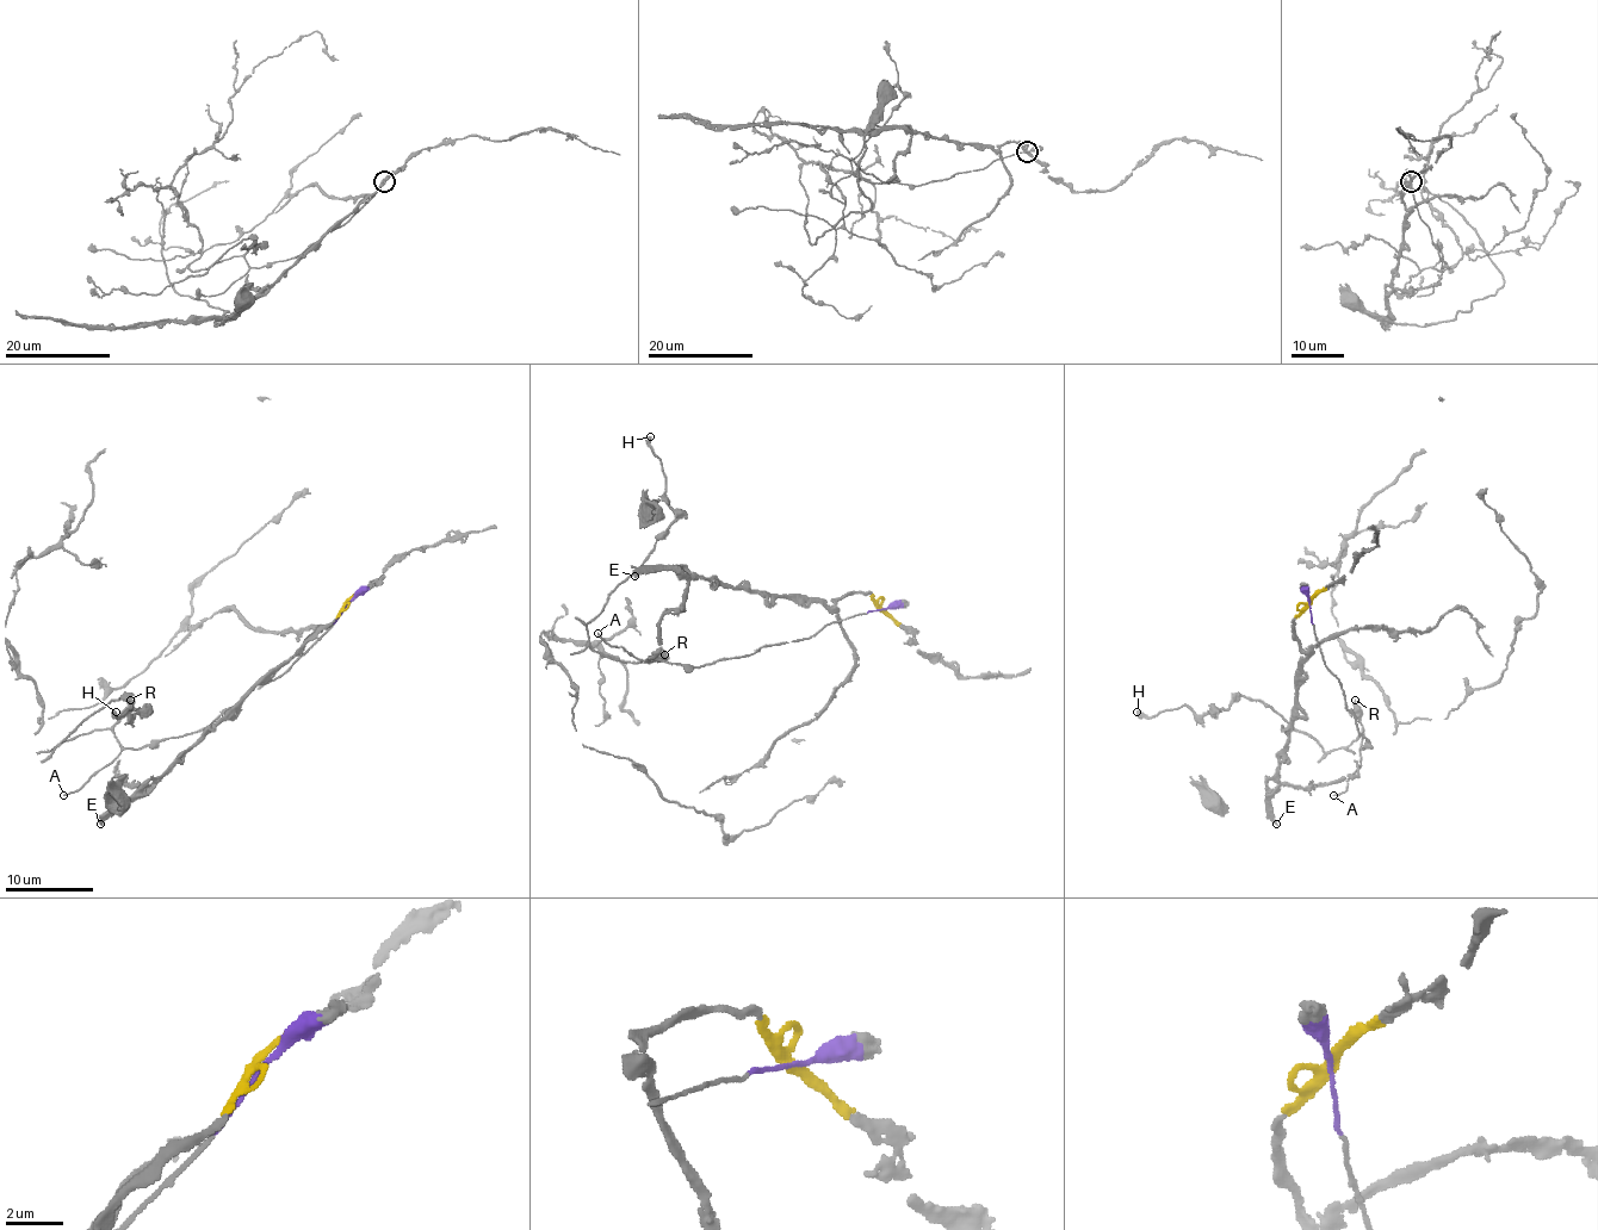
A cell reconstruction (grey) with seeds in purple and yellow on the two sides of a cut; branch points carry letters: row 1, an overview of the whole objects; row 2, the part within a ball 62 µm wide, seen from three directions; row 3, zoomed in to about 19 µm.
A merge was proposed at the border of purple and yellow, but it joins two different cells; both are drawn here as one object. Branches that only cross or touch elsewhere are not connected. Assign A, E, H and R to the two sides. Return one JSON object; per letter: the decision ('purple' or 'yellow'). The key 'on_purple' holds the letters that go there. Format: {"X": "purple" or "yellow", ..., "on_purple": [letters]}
{"A": "purple", "E": "yellow", "H": "purple", "R": "purple", "on_purple": ["A", "H", "R"]}

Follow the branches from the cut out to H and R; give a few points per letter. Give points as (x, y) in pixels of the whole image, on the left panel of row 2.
H: (348, 603), (198, 731), (125, 749), (94, 728), (53, 752), (110, 700), (141, 710), (115, 710)
R: (348, 603), (280, 676), (240, 697), (198, 731), (125, 749), (112, 724), (130, 700)

